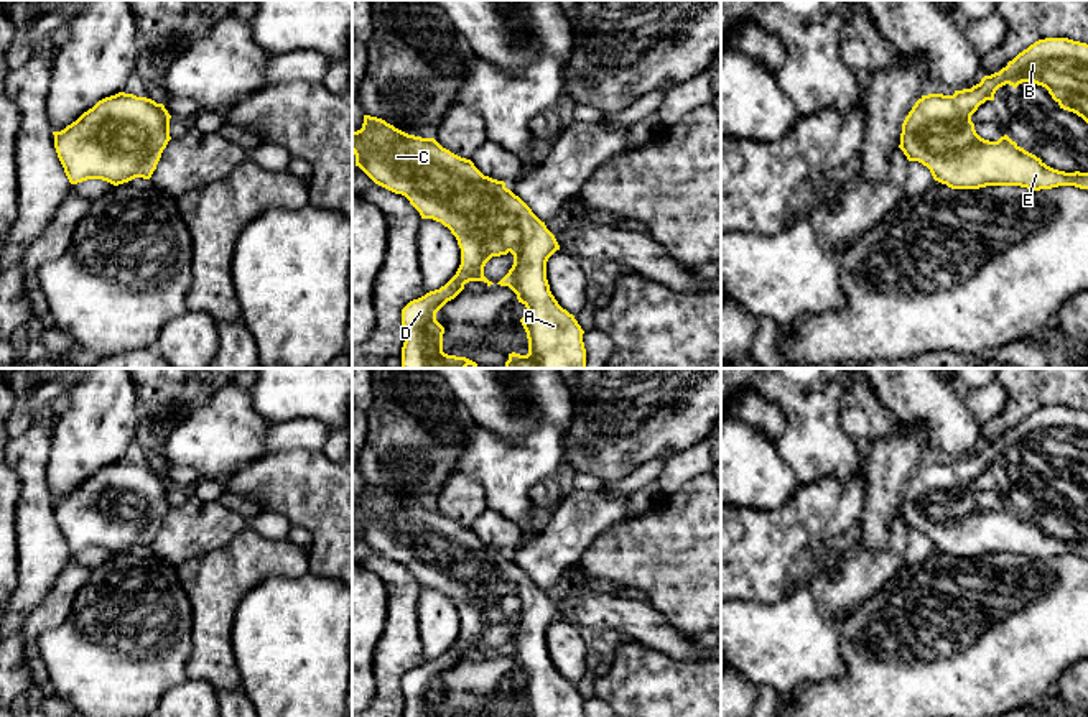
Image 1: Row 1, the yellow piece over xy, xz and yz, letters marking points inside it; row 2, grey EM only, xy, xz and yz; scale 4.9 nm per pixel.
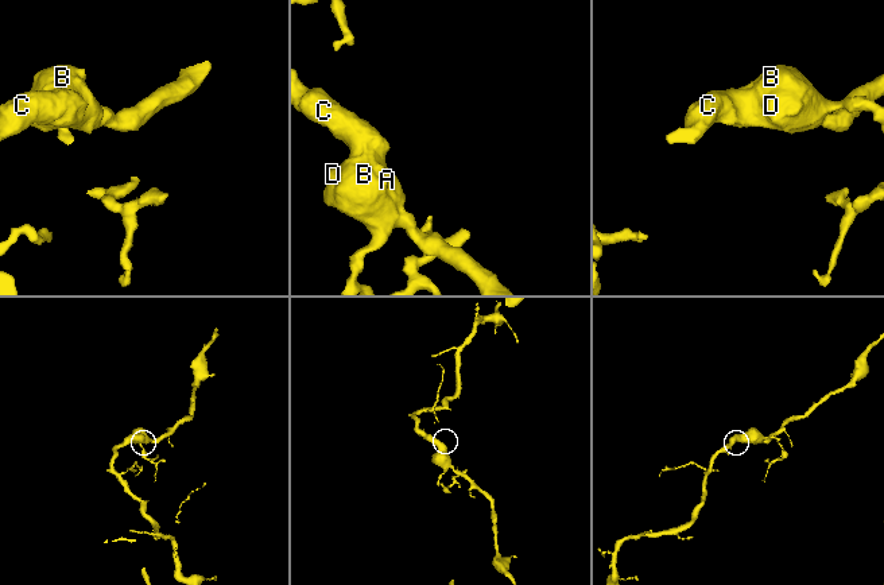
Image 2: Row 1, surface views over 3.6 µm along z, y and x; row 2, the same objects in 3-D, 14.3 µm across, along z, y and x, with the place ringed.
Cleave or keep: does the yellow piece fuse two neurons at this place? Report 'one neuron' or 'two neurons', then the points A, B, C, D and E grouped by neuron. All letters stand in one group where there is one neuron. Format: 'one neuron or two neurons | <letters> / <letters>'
one neuron | A B C D E

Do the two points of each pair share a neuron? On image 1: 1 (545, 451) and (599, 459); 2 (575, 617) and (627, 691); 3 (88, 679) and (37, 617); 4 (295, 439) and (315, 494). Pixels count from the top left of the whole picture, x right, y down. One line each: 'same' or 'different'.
1: different
2: different
3: different
4: different

